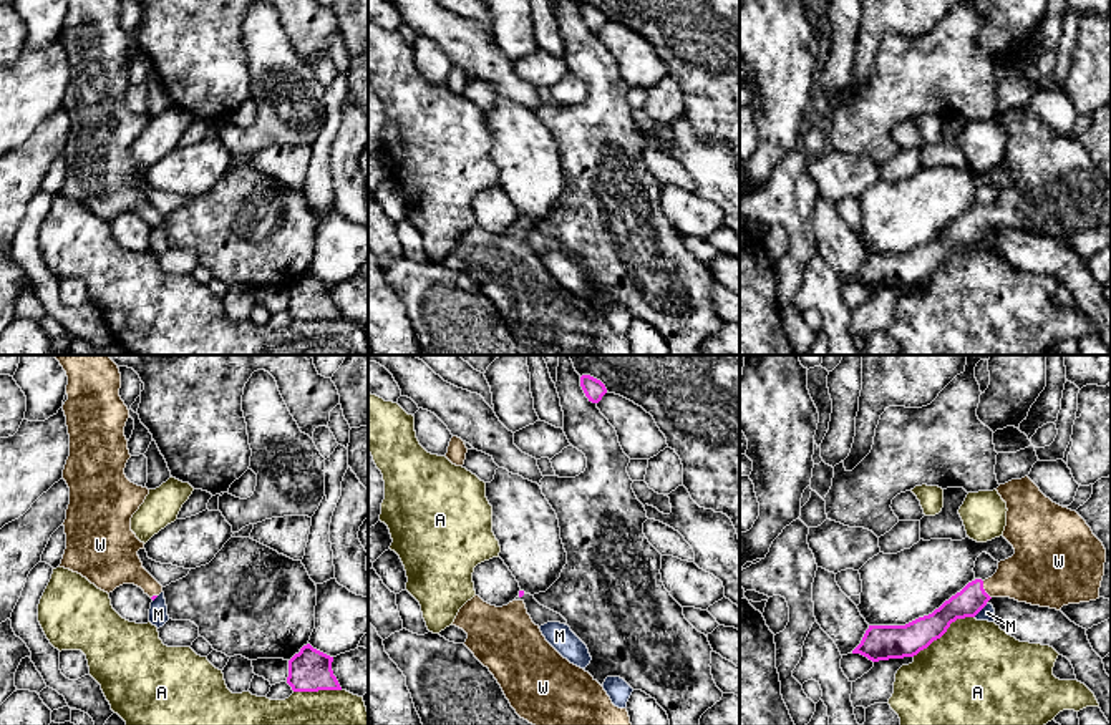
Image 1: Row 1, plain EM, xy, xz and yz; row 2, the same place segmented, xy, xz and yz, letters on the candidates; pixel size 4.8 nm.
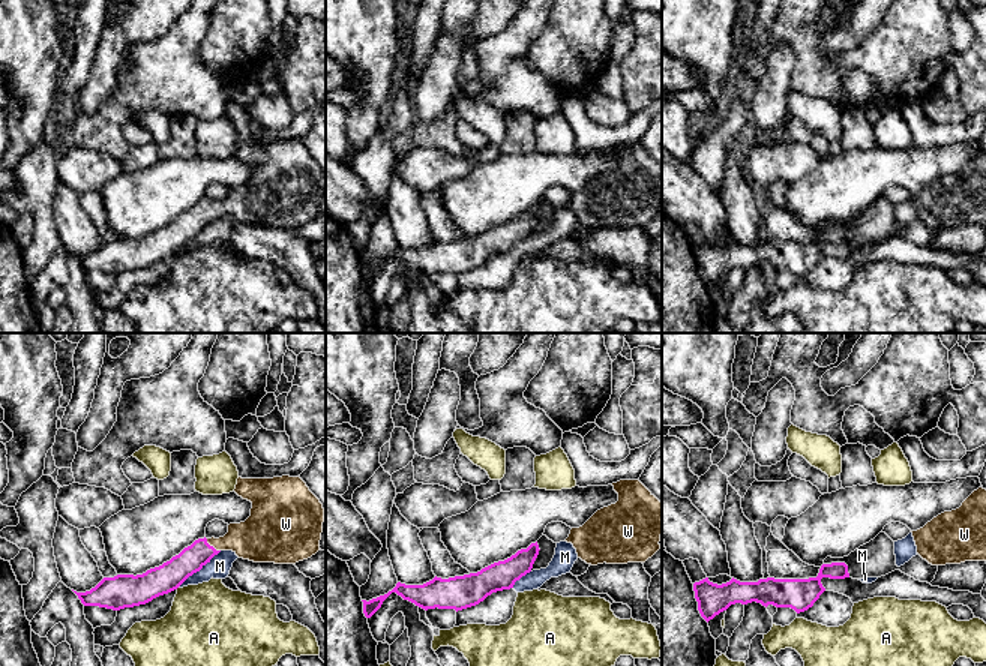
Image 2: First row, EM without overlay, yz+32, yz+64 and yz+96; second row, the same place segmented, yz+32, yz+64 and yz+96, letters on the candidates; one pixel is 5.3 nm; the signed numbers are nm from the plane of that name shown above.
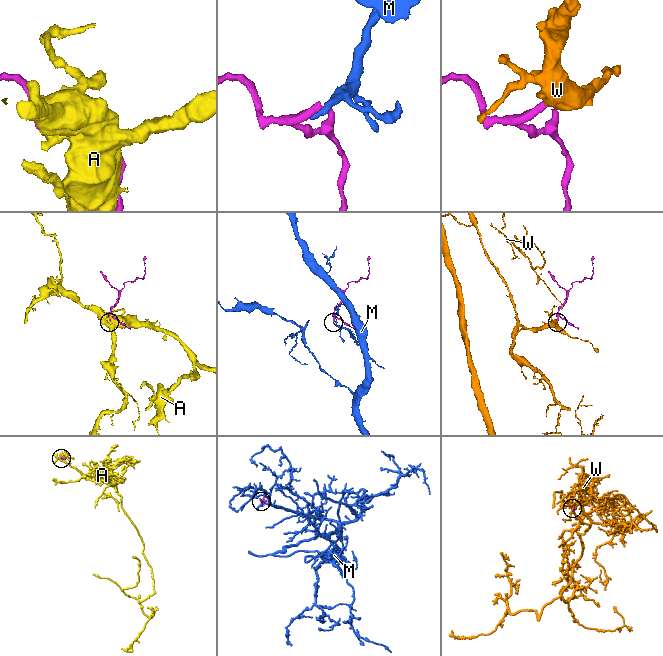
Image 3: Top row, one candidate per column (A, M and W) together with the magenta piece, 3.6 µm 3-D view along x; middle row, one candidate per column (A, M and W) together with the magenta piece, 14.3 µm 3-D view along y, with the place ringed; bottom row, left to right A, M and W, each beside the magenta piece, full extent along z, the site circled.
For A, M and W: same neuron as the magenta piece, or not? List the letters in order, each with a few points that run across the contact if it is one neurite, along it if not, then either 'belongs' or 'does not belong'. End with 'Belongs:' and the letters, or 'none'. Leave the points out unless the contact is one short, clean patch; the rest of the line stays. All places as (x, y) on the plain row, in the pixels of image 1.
A: does not belong
M: line yz (987, 233), (974, 244); does not belong
W: line yz (967, 231), (984, 218), (1032, 203); belongs
Belongs: W

